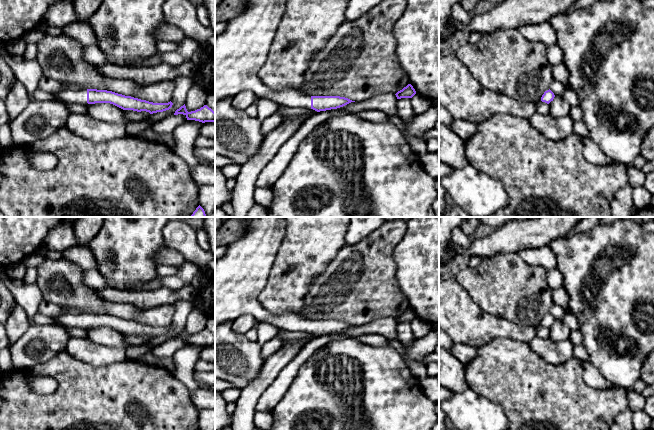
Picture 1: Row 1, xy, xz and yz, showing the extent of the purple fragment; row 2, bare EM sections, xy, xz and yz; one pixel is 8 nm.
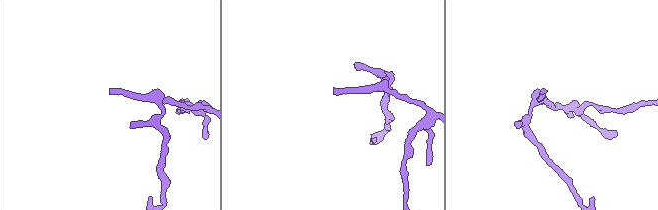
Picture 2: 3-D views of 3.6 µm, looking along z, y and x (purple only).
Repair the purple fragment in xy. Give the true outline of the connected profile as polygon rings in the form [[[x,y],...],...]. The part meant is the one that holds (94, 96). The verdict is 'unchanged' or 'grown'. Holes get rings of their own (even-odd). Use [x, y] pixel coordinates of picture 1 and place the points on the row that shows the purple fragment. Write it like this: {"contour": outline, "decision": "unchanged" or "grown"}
{"contour": [[[67,89],[55,93],[53,96],[55,99],[68,104],[79,103],[87,105],[95,103],[110,103],[123,110],[133,110],[137,112],[146,111],[150,114],[169,110],[173,105],[171,101],[168,103],[153,103],[112,91],[97,89]]], "decision": "grown"}

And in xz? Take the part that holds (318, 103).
{"contour": [[[246,0],[246,8],[227,21],[225,31],[215,37],[215,104],[250,90],[258,99],[265,98],[290,108],[313,109],[317,112],[337,109],[352,101],[340,96],[308,96],[297,90],[273,91],[263,84],[258,73],[267,60],[286,0]]], "decision": "grown"}

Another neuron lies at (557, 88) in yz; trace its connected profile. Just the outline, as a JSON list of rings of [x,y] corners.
[[[553,80],[550,84],[550,90],[555,96],[562,96],[566,88],[566,86],[556,80]]]

